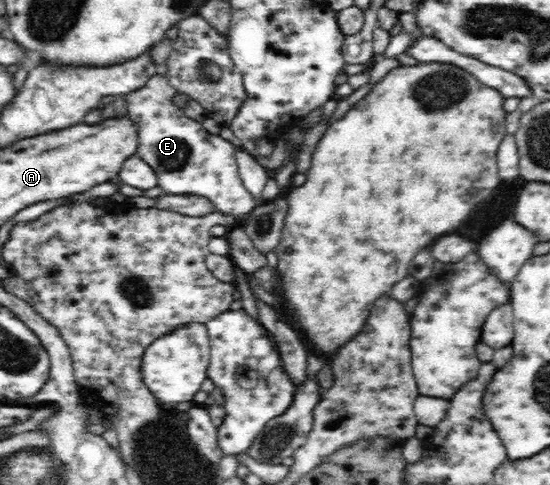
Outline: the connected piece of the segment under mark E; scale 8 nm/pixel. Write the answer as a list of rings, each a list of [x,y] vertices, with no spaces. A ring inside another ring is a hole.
[[[155,73],[143,87],[126,97],[128,116],[135,125],[138,155],[157,175],[157,185],[169,195],[203,197],[221,214],[243,220],[257,202],[243,187],[237,171],[235,146],[219,134],[209,134],[202,124],[187,118],[173,103],[177,95],[166,75]]]

